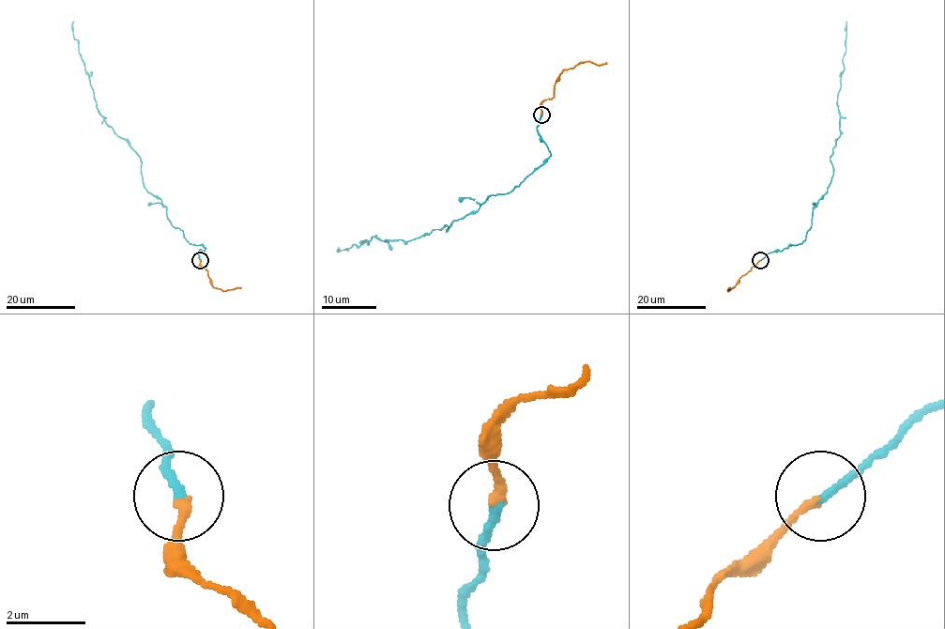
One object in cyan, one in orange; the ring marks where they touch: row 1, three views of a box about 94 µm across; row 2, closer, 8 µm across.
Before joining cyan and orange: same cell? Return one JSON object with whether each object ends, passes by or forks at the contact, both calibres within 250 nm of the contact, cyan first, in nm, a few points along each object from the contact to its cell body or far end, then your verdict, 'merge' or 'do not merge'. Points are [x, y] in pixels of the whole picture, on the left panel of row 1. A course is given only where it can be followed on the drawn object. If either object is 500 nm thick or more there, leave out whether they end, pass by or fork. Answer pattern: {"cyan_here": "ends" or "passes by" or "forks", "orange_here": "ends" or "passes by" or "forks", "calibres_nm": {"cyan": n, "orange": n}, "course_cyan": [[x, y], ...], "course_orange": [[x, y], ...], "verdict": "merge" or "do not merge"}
{"cyan_here": "ends", "orange_here": "ends", "calibres_nm": {"cyan": 200, "orange": 200}, "course_cyan": [[200, 260], [197, 253], [205, 248], [171, 223], [143, 182], [139, 155], [96, 106], [74, 21]], "course_orange": [[200, 260], [214, 287], [224, 291], [241, 287]], "verdict": "merge"}

